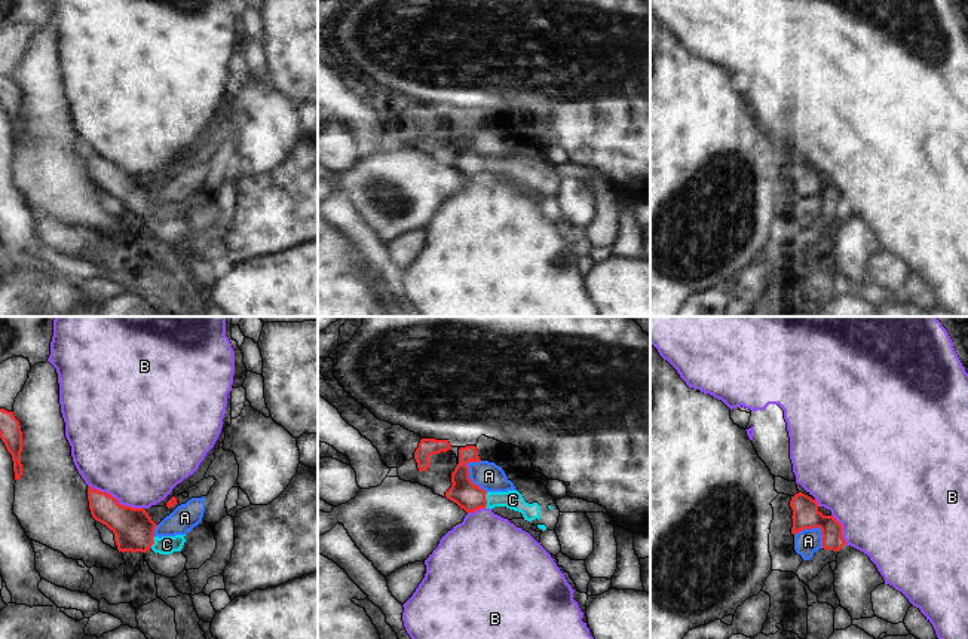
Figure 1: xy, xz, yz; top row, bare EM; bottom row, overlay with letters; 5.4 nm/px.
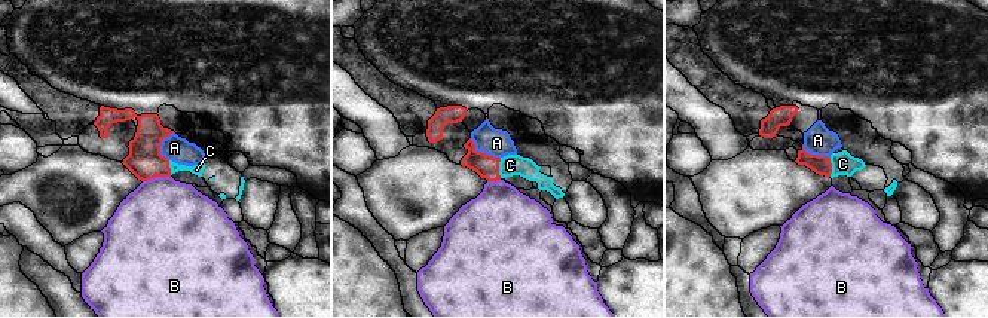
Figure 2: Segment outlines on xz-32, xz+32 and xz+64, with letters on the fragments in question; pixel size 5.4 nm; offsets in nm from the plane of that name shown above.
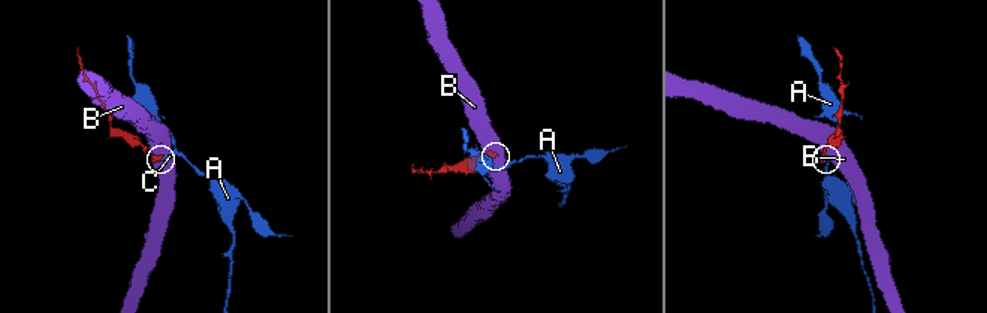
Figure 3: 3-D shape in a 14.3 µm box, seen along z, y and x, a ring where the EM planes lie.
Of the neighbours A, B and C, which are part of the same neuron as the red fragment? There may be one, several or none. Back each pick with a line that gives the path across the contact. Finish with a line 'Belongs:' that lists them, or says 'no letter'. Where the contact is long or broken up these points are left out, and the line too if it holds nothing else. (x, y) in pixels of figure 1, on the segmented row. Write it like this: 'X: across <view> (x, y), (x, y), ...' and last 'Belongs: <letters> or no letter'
C: across xz (469, 497), (486, 500), (512, 500)
Belongs: C

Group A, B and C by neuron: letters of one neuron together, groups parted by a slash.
A / B / C

